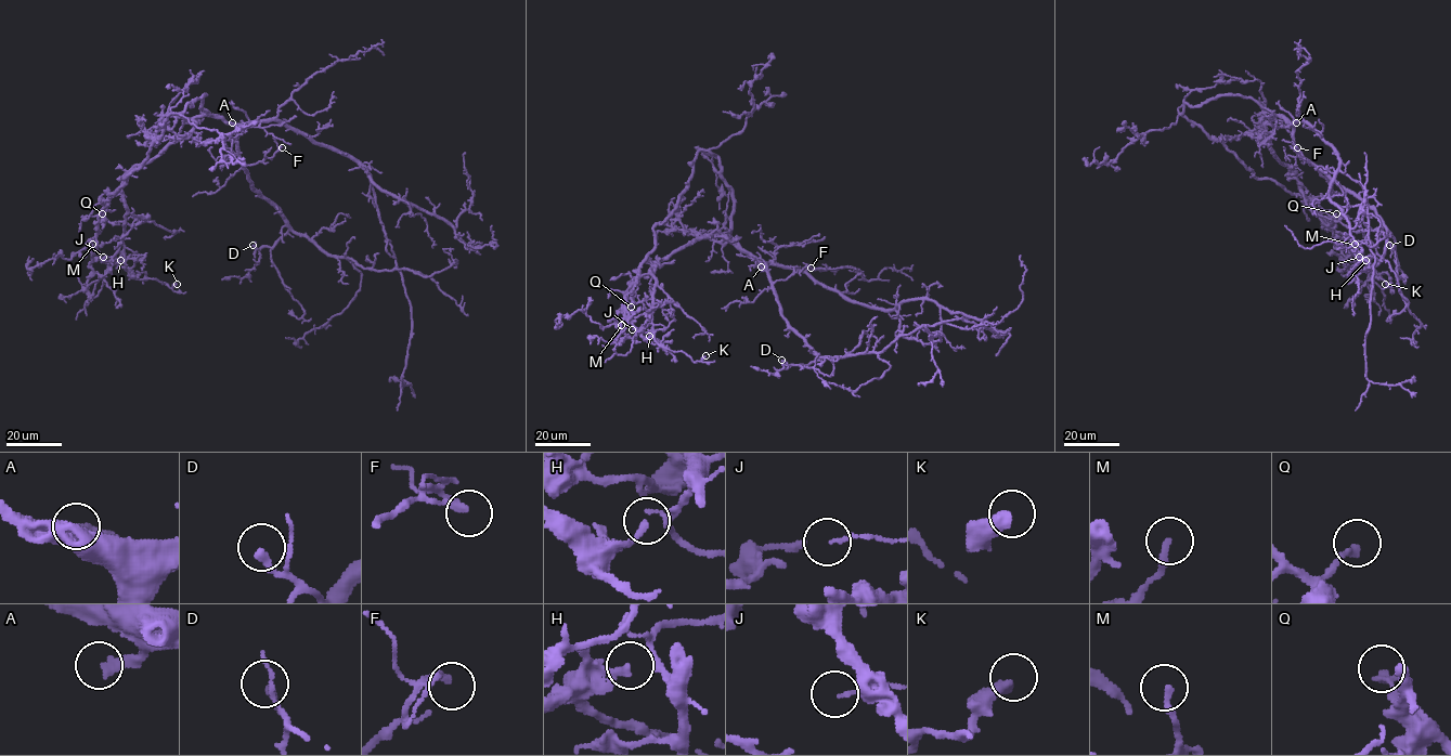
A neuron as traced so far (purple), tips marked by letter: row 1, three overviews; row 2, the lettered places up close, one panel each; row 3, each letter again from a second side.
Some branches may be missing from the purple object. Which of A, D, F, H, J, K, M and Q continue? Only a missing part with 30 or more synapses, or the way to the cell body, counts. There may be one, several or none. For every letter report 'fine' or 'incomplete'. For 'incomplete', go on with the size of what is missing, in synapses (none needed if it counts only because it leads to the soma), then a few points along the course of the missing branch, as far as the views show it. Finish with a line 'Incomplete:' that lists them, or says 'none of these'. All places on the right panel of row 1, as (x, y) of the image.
A: incomplete; course (1296, 122), (1305, 124), (1330, 150), (1336, 151), (1343, 144), (1334, 80), (1328, 69), (1343, 30)
D: fine
F: fine
H: fine
J: fine
K: fine
M: fine
Q: fine
Incomplete: A

